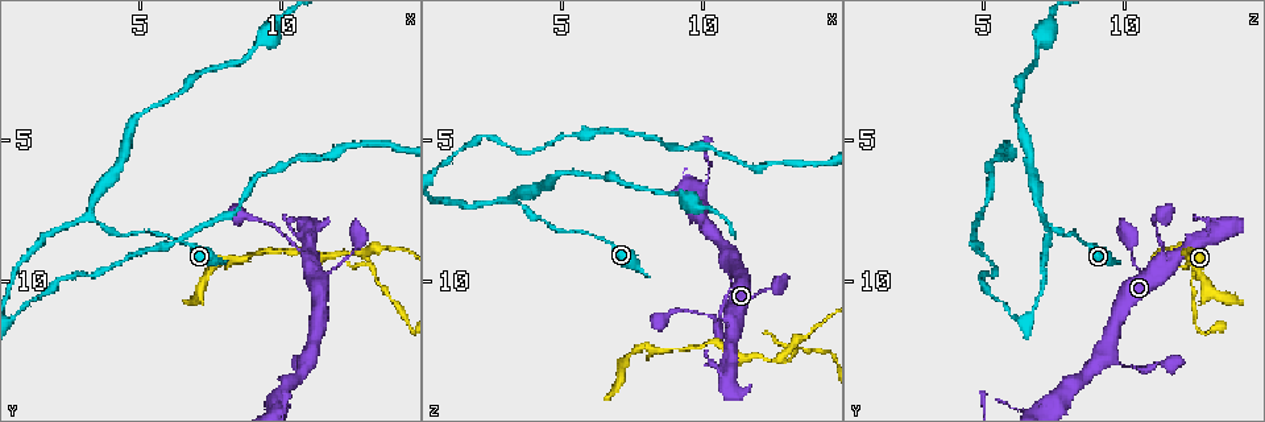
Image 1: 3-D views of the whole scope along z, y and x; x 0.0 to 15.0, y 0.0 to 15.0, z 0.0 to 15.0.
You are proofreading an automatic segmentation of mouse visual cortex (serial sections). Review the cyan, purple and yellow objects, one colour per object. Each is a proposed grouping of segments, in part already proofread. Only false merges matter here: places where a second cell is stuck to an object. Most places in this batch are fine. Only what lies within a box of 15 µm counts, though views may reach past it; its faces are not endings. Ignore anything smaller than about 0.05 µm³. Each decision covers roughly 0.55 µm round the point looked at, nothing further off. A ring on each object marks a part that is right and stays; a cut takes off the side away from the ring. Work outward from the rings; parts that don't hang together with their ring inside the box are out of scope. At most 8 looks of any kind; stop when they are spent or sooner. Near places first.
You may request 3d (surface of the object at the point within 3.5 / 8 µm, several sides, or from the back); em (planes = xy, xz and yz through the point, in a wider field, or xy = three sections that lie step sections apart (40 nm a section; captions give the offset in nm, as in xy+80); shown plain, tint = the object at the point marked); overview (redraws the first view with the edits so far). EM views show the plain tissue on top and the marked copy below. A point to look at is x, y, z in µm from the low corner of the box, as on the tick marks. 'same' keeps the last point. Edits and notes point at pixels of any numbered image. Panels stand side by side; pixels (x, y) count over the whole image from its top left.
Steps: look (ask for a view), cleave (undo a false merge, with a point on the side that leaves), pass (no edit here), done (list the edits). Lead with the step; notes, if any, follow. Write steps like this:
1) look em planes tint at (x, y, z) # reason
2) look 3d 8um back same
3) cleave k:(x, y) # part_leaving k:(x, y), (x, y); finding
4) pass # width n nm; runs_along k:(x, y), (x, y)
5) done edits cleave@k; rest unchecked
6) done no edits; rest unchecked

look 3d 3.5um back at (12.7, 9.0, 12.7) # arms part here

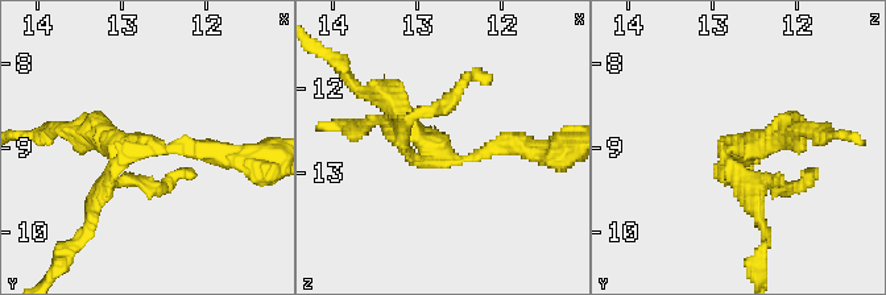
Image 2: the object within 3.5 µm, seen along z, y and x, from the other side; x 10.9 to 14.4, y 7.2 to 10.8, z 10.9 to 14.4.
look em xy step 3 tint at (12.70, 8.95, 12.80) # arms 3; arm_widths 200, 250, 250 nm

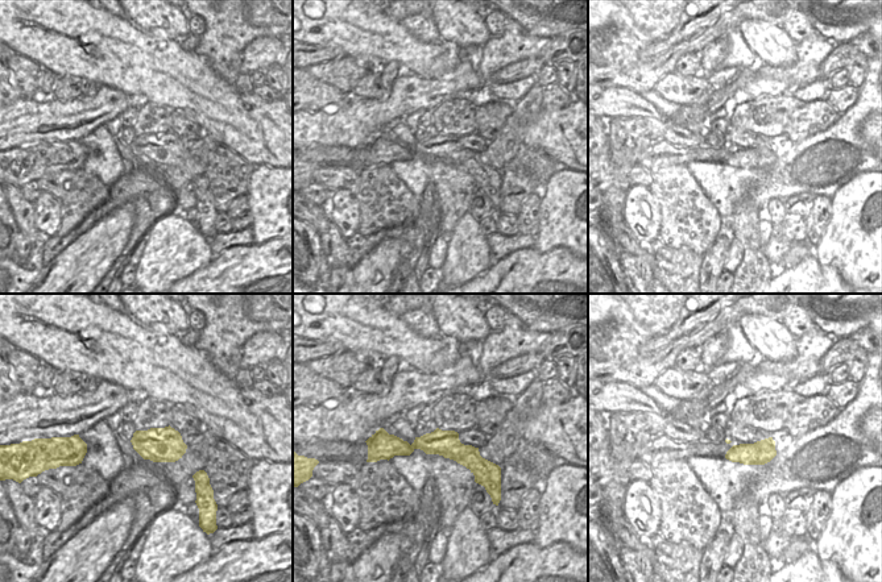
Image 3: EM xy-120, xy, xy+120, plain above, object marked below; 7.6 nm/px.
cleave 2:(749, 200) # width 200 nm; part_leaving 2:(724, 152), (752, 195), (765, 244); two cells meet here

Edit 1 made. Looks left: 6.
look 3d 3.5um at (10.9, 8.0, 13.7) # sharp bend

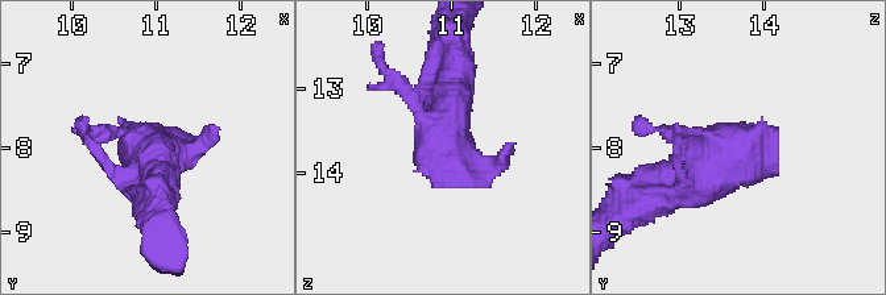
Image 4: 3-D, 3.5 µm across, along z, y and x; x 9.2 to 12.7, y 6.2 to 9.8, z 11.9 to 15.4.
look em planes tint at (10.90, 8.10, 13.70) # shape alone is not enough

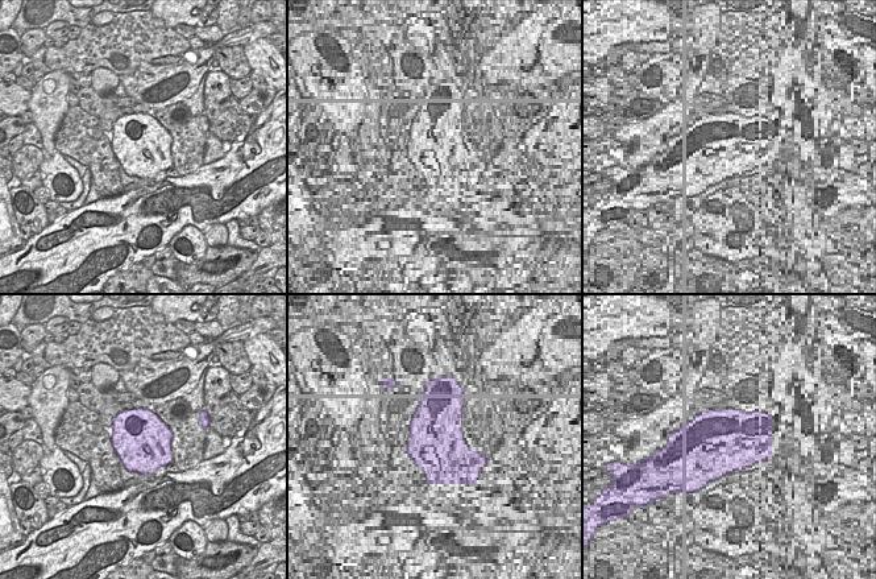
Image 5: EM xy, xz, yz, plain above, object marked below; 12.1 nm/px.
pass # runs_along 4:(452, 79), (444, 150), (485, 167), (509, 148); all the same cell

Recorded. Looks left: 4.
look 3d 3.5um at (3.3, 7.7, 7.1)

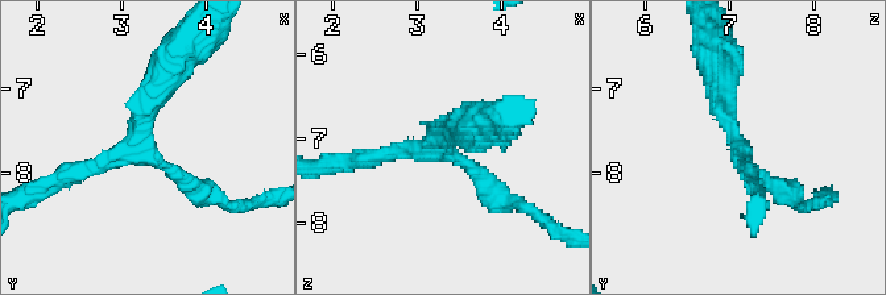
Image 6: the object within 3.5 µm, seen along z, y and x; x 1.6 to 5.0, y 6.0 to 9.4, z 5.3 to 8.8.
look em xy step 2 tint at (3.20, 7.80, 7.15) # arms 3; arm_widths 200, 200, 250 nm

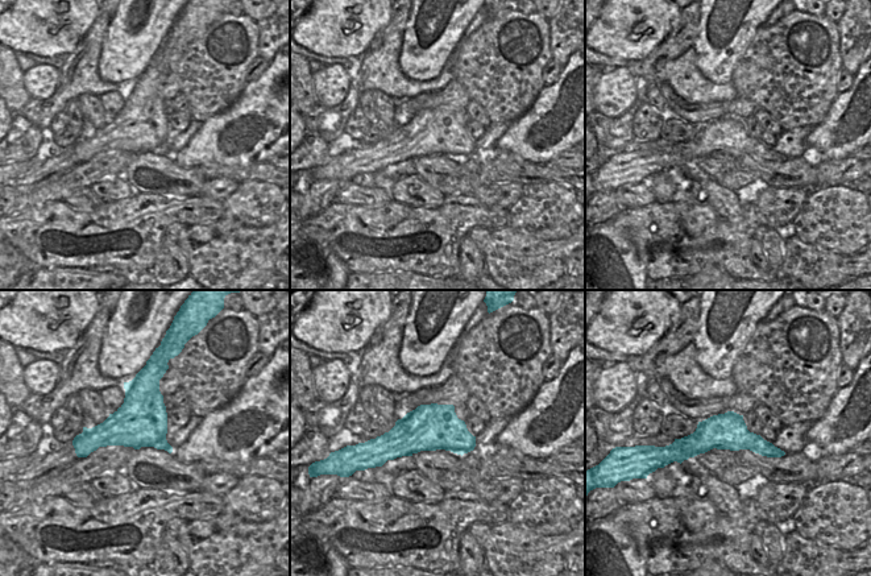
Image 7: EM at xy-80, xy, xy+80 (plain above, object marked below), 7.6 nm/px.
pass # runs_along 7:(666, 451), (745, 439), (778, 454); all the same cell

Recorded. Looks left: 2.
done edits cleave@2; rest unchecked

